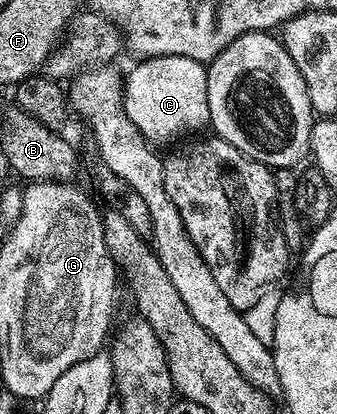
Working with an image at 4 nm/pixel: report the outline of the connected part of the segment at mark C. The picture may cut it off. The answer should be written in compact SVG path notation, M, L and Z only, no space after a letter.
M185 56L145 58L125 78L124 109L154 145L205 128L209 121L208 73L205 64Z

